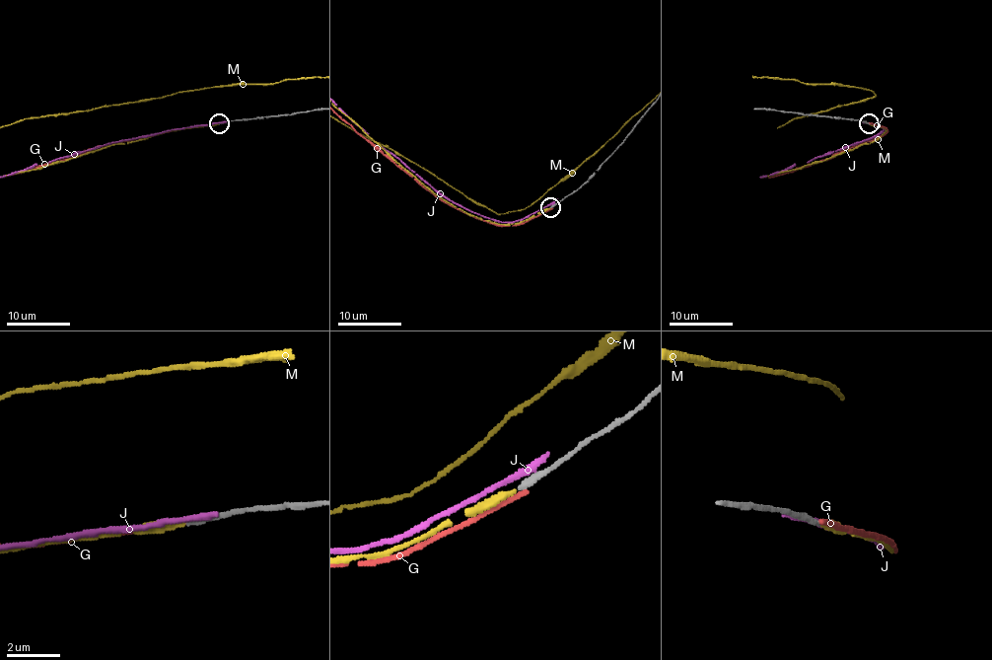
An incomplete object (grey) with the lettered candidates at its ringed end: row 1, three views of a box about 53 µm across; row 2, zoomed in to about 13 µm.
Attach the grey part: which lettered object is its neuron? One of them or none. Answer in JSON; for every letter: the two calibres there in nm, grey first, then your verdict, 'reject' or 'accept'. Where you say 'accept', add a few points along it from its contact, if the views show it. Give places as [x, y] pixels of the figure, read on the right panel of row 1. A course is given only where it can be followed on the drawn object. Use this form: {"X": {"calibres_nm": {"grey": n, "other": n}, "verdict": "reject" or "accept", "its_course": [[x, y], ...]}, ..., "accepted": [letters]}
{"G": {"calibres_nm": {"grey": 200, "other": 190}, "verdict": "reject"}, "J": {"calibres_nm": {"grey": 240, "other": 320}, "verdict": "reject"}, "M": {"calibres_nm": {"grey": 180, "other": 240}, "verdict": "accept"}, "accepted": ["M"]}

